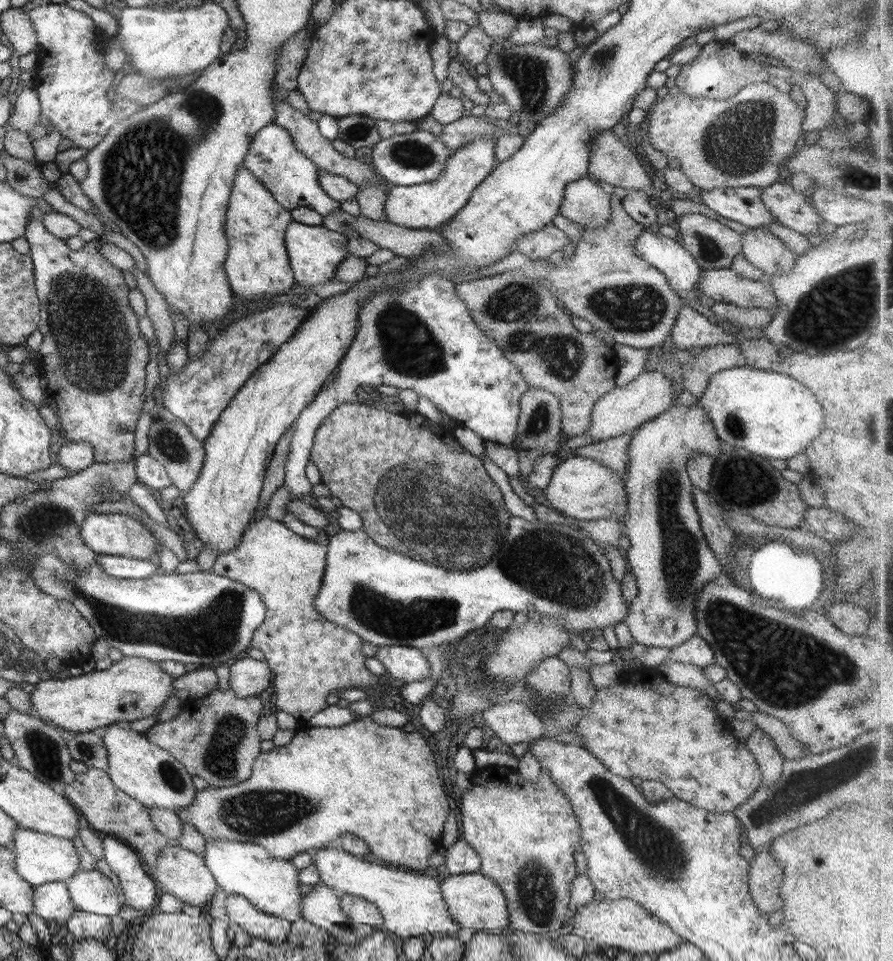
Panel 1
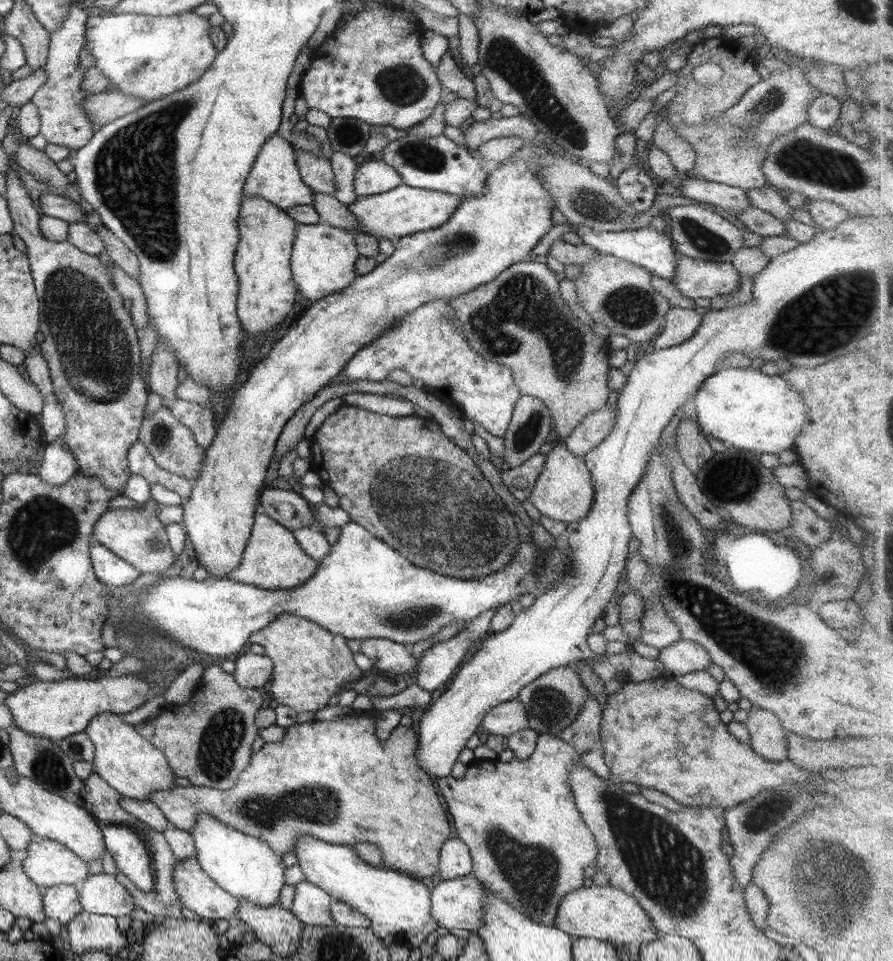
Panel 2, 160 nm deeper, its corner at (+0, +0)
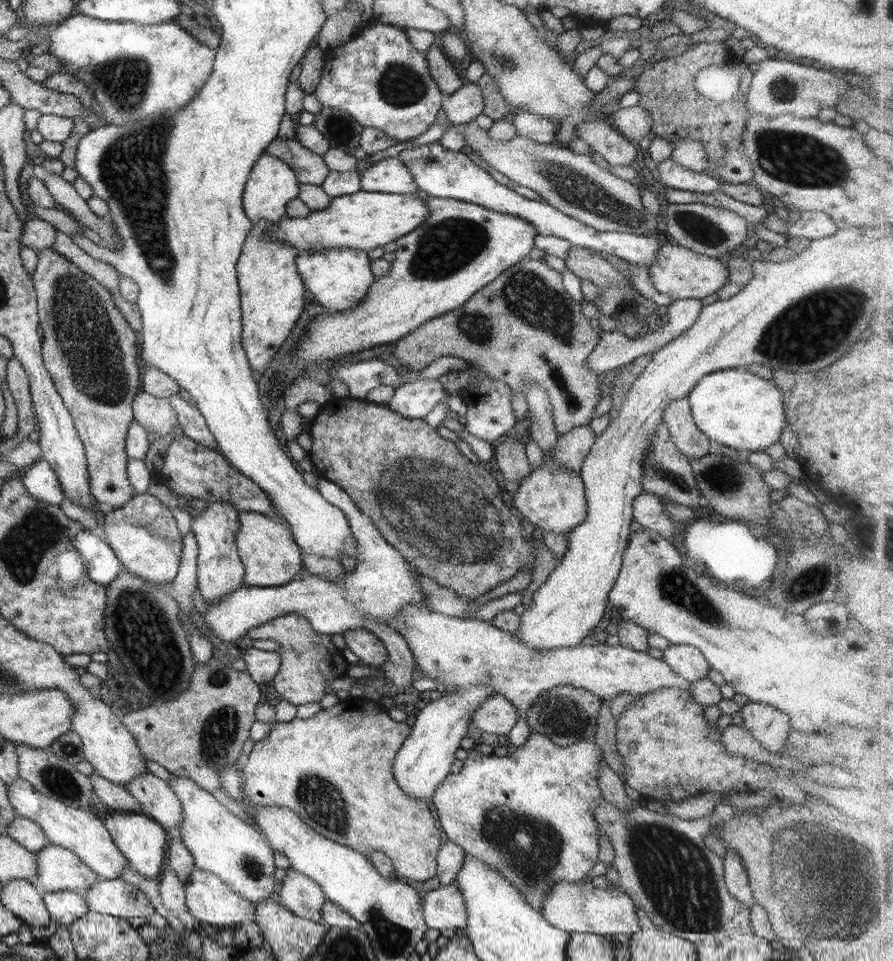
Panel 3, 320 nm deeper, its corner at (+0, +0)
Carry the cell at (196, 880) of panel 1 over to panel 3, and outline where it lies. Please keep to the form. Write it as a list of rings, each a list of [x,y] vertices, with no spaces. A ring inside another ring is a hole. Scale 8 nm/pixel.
[[[194,868],[188,882],[184,885],[184,893],[188,912],[202,925],[210,925],[218,929],[237,929],[246,920],[247,922],[255,921],[255,914],[253,914],[255,903],[241,898],[239,893],[233,892],[229,886],[211,872]]]

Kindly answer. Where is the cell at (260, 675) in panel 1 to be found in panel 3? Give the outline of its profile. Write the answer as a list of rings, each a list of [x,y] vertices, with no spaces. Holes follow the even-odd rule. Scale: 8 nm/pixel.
[[[250,647],[244,651],[245,672],[257,683],[269,683],[279,670],[281,659],[275,651]]]

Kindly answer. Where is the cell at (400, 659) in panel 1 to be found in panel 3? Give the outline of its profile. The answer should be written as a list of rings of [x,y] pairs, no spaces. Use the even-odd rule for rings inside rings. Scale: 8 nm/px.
[[[363,628],[347,629],[340,634],[345,642],[344,646],[366,665],[378,668],[386,659],[386,650],[383,643]]]

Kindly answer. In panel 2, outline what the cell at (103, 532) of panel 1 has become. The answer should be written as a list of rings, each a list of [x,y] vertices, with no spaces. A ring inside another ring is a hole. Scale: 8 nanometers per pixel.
[[[149,499],[145,504],[131,508],[105,511],[94,522],[92,542],[99,543],[109,552],[121,558],[139,574],[162,574],[167,571],[173,560],[173,552],[165,535],[164,524],[157,518],[158,503]]]

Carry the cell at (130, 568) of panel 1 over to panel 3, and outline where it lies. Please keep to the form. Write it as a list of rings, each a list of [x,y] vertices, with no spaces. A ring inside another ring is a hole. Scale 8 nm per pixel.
[[[85,527],[75,533],[70,541],[83,559],[83,567],[89,580],[105,587],[118,575],[122,566],[114,556],[113,549],[98,531]]]

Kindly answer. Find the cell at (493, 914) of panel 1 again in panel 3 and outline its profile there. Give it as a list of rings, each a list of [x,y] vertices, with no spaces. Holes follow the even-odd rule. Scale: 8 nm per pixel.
[[[454,883],[422,893],[421,913],[427,930],[465,929],[465,903]]]

